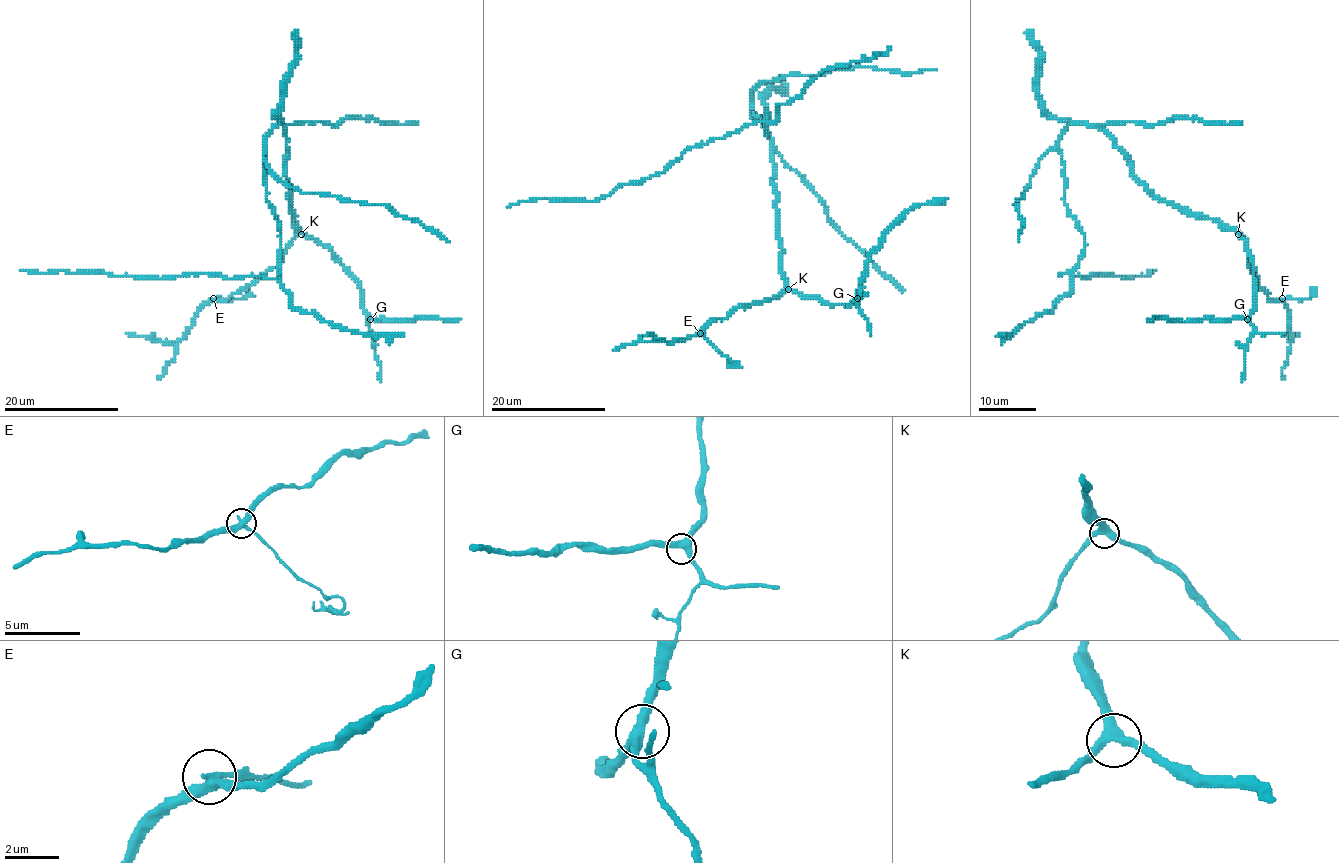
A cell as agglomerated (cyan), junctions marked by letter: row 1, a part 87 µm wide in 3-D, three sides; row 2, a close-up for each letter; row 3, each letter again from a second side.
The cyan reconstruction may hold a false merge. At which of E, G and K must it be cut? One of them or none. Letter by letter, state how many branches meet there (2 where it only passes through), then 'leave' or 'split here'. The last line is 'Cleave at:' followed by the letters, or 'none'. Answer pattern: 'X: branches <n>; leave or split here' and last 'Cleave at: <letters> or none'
E: branches 3; split here
G: branches 3; leave
K: branches 3; leave
Cleave at: E

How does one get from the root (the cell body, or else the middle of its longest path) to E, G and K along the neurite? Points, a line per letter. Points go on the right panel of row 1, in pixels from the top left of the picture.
E: (1076, 124), (1099, 126), (1158, 198), (1232, 228), (1245, 242), (1254, 281), (1270, 299), (1282, 298)
G: (1076, 124), (1099, 126), (1124, 152), (1132, 174), (1158, 198), (1238, 232), (1254, 278), (1254, 311), (1247, 319)
K: (1076, 124), (1099, 126), (1124, 152), (1132, 174), (1158, 198), (1218, 219), (1238, 234)

